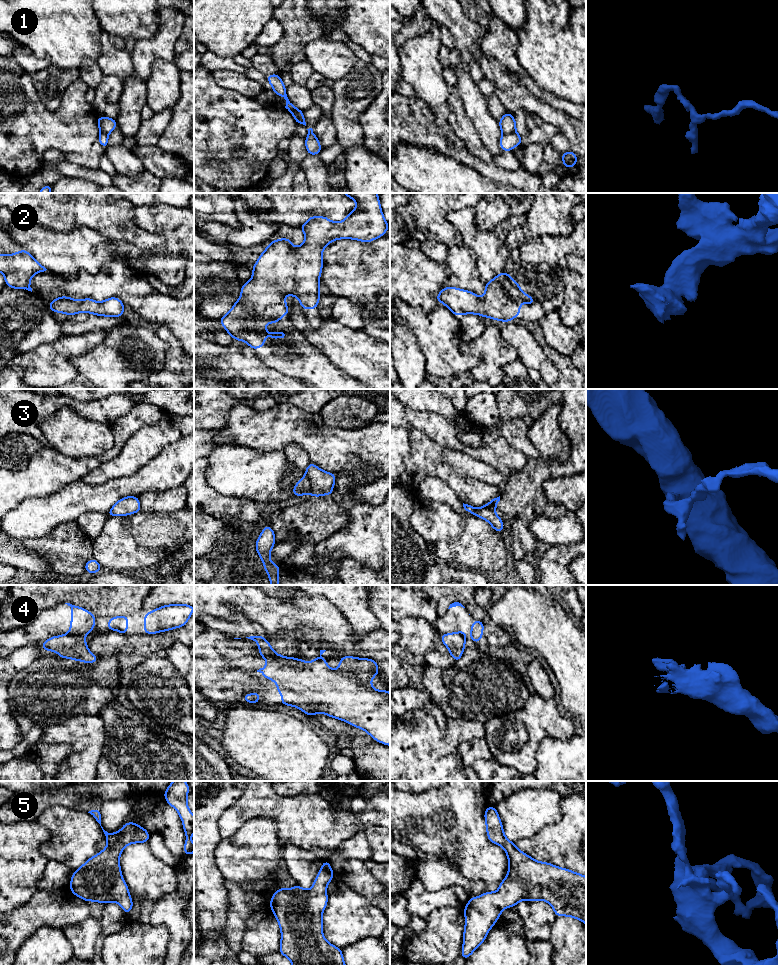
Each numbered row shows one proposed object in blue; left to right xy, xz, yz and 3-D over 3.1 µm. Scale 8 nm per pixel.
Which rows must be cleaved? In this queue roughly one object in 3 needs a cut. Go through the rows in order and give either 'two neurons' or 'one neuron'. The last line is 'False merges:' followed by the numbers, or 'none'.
1: two neurons
2: one neuron
3: two neurons
4: two neurons
5: one neuron
False merges: 1, 3, 4

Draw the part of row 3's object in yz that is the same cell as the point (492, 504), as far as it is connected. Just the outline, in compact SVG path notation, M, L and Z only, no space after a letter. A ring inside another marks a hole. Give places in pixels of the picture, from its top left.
M500 496L492 499L489 503L485 504L482 508L491 508L496 510L496 506L499 501L500 501ZM463 503L463 507L467 512L471 513L472 515L476 515L477 511L482 509L482 508L475 508L471 505L464 504L464 503Z

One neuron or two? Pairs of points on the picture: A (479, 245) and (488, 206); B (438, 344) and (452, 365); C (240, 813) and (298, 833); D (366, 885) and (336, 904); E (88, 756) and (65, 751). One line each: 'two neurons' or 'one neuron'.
A: two neurons
B: one neuron
C: one neuron
D: two neurons
E: two neurons

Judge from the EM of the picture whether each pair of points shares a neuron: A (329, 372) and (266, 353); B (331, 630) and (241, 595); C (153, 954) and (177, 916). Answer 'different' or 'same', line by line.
A: same
B: same
C: different

